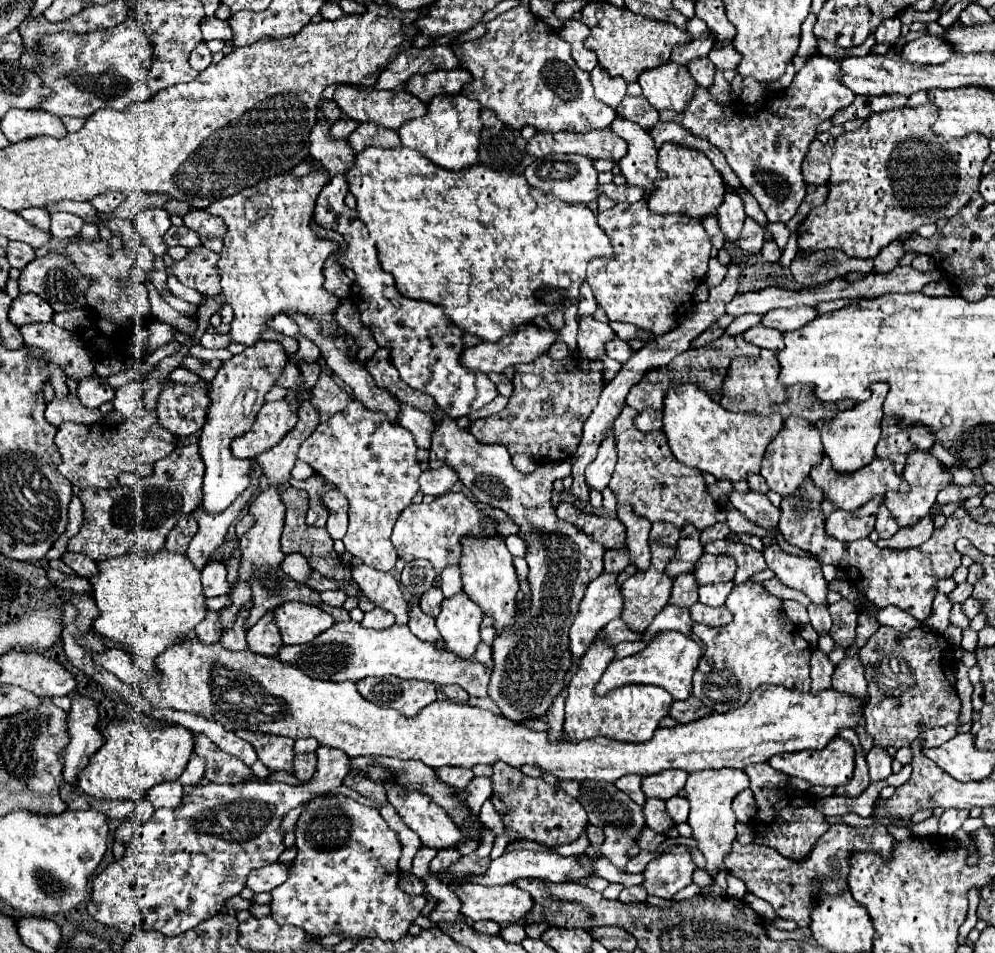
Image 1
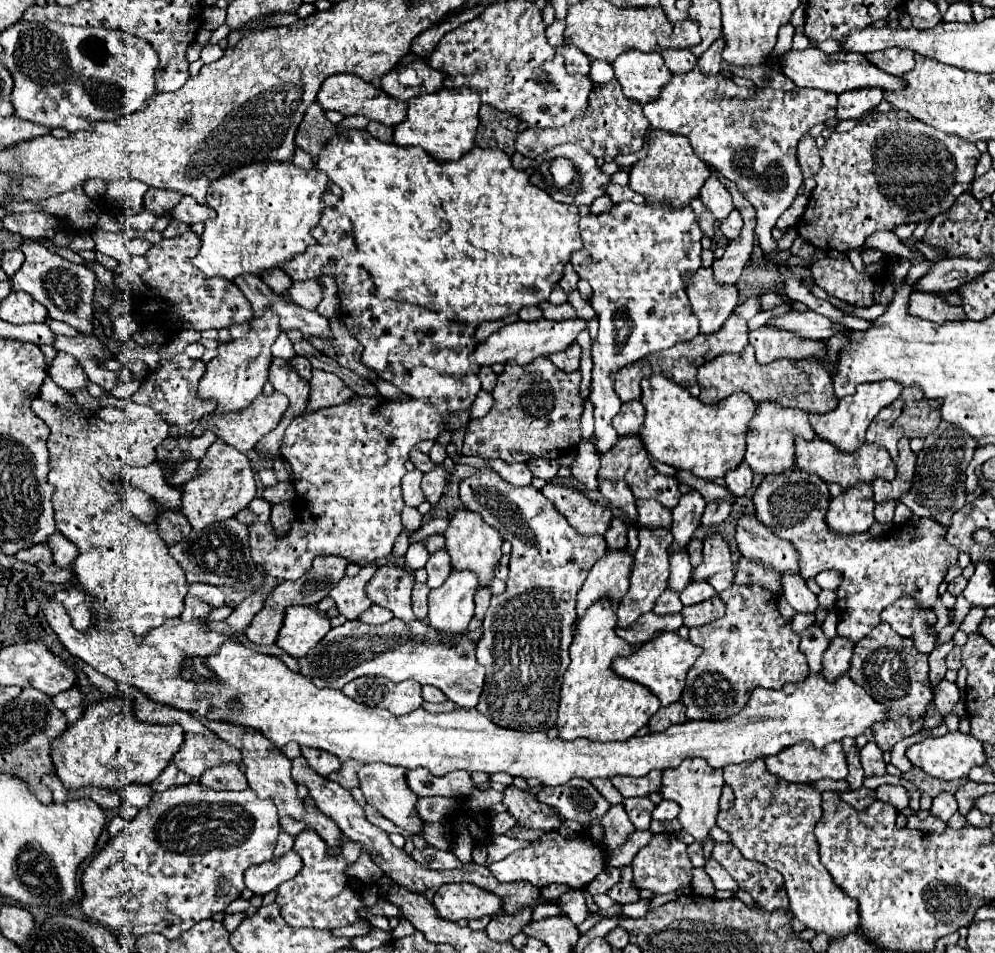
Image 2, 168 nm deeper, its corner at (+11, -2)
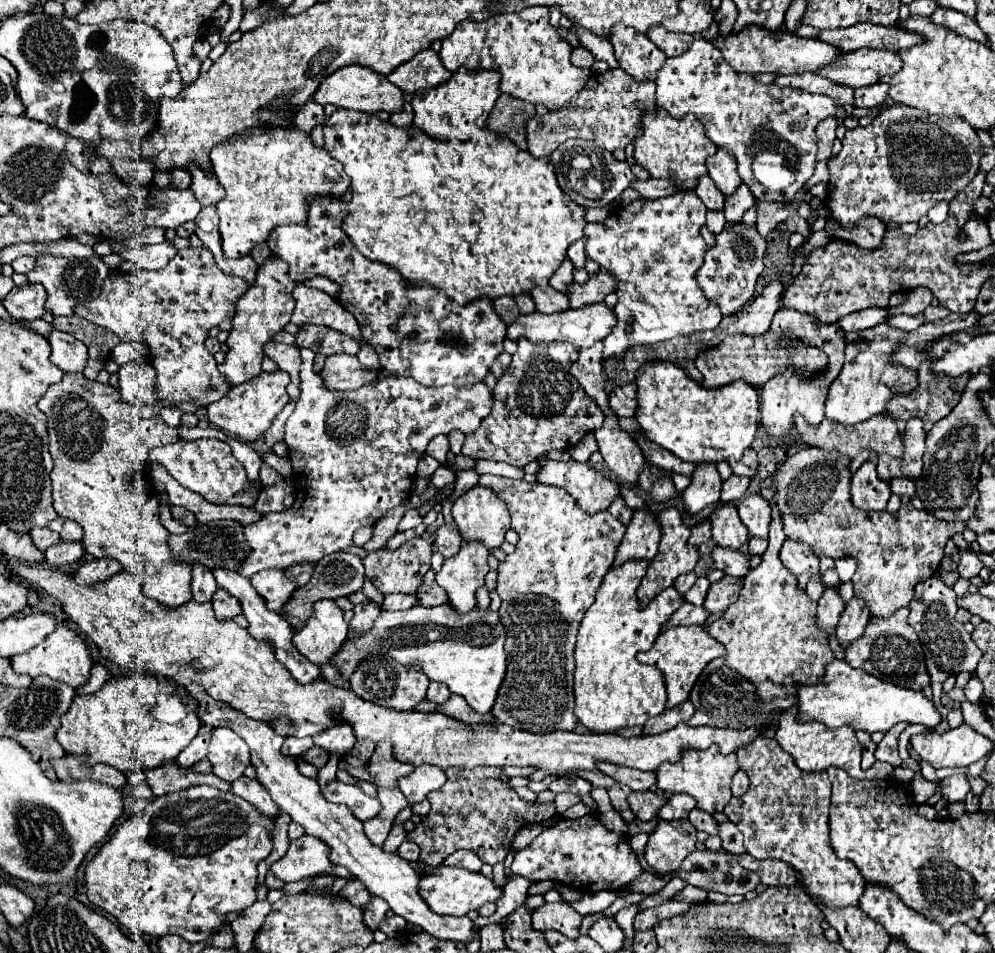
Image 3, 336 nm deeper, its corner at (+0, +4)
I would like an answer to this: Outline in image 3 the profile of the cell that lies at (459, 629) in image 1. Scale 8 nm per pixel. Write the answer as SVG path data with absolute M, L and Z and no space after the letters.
M463 543L453 559L445 559L437 573L437 583L447 591L455 611L467 613L477 605L475 591L485 583L489 571L487 555L489 549L481 547L481 543Z

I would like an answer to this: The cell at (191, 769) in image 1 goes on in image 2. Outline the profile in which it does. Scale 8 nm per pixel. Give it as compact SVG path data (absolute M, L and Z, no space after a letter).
M188 737L182 749L172 757L172 763L190 777L200 777L206 769L234 761L240 763L240 751L226 741L206 741L202 737Z

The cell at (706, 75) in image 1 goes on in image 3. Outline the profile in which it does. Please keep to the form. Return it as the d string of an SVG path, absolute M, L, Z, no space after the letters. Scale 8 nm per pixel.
M655 25L645 33L667 57L677 57L681 53L685 53L689 49L689 45L693 43L691 35L685 33L671 33L667 31L663 25Z

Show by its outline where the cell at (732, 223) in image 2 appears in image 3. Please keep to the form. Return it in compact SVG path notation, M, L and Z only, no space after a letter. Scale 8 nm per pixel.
M741 183L733 195L725 197L725 209L723 209L725 219L727 219L727 221L741 221L743 213L745 213L753 203L755 203L753 193L749 191L749 187L745 187L745 183Z

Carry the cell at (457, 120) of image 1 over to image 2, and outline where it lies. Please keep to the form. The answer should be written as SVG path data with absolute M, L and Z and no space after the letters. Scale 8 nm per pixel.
M440 89L436 93L426 93L408 103L408 117L394 129L393 139L400 147L418 145L436 161L458 161L464 153L474 147L474 137L478 129L479 93L474 89Z

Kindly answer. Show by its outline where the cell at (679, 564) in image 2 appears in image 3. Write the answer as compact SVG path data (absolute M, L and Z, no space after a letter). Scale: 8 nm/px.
M705 519L703 523L691 527L691 537L689 537L691 545L703 545L709 539L711 539L711 523L709 523L709 519Z

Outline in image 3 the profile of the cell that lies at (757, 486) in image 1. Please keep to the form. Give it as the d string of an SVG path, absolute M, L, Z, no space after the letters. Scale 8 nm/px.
M749 447L749 451L745 451L743 459L739 461L729 461L731 469L735 475L747 475L747 477L753 477L757 473L757 453Z

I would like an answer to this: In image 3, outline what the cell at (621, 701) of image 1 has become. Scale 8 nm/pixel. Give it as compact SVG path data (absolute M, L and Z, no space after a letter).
M635 559L633 563L611 567L611 571L605 573L601 587L597 589L595 605L585 613L581 621L581 629L575 645L575 715L579 717L579 723L583 723L589 731L611 733L617 731L619 727L643 725L649 717L655 717L665 711L667 693L665 693L663 673L655 667L639 663L637 653L653 647L657 635L661 633L661 627L671 619L671 615L677 611L677 607L681 607L685 599L675 587L667 587L647 607L641 607L637 603L635 591L645 575L647 565L649 563L641 563Z

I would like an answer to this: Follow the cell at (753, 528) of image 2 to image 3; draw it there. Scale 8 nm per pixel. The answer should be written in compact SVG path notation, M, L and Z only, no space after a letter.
M753 493L753 495L747 495L745 499L741 499L737 509L739 509L739 517L741 517L743 525L747 527L749 535L767 539L769 519L771 519L769 503L759 493Z

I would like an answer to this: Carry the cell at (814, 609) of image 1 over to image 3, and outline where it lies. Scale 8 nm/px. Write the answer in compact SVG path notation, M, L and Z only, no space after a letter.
M787 539L781 545L779 559L785 563L785 567L793 575L803 575L803 573L815 575L815 573L819 573L819 559L813 555L813 551L809 551L809 545L805 545L801 541Z

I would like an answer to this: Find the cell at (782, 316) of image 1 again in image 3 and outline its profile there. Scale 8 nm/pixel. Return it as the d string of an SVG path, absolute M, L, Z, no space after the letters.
M869 307L869 309L863 309L863 311L857 311L857 313L849 313L845 317L841 317L837 323L843 331L861 331L861 329L869 329L869 327L875 327L875 325L881 325L881 323L887 323L887 319L891 317L889 313L889 307Z

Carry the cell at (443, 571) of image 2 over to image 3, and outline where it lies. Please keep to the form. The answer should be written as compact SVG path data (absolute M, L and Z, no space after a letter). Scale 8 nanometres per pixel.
M443 523L443 525L435 531L437 551L439 551L445 559L447 559L447 557L453 557L453 555L459 551L461 543L463 543L463 539L461 539L455 523L451 523L451 525Z

